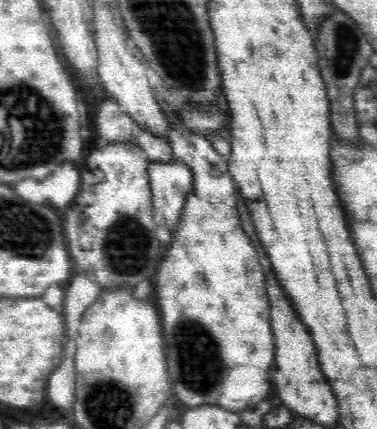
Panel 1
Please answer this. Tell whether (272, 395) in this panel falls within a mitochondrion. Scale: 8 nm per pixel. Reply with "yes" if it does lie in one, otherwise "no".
no

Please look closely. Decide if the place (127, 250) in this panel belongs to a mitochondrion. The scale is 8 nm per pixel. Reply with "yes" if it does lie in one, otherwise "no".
yes

